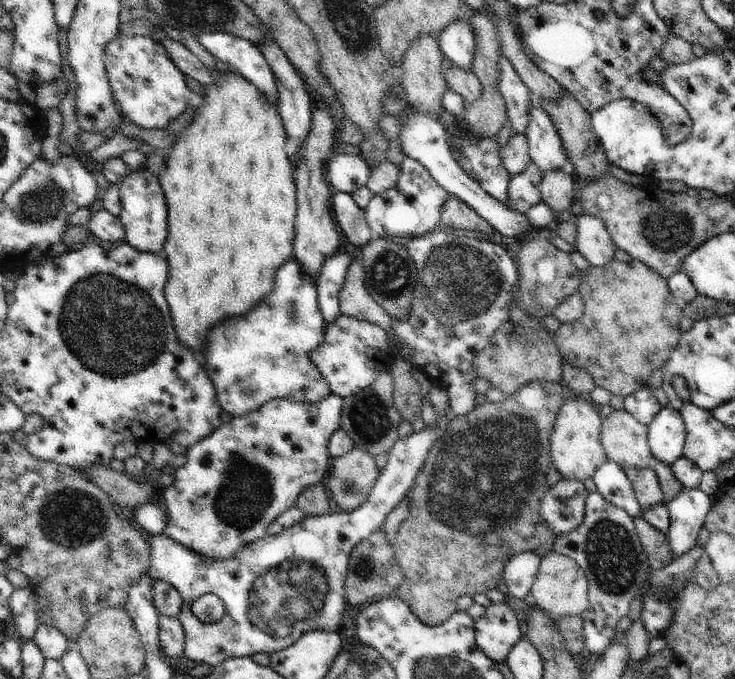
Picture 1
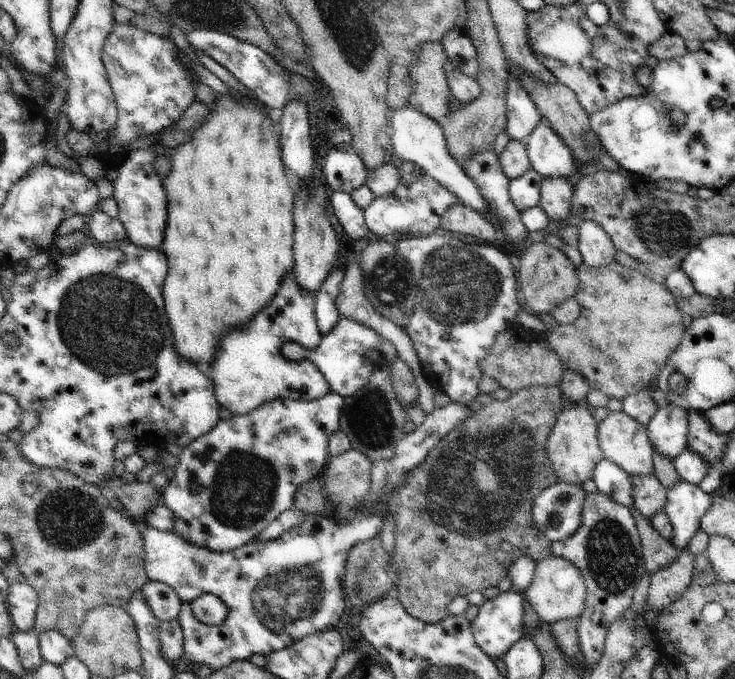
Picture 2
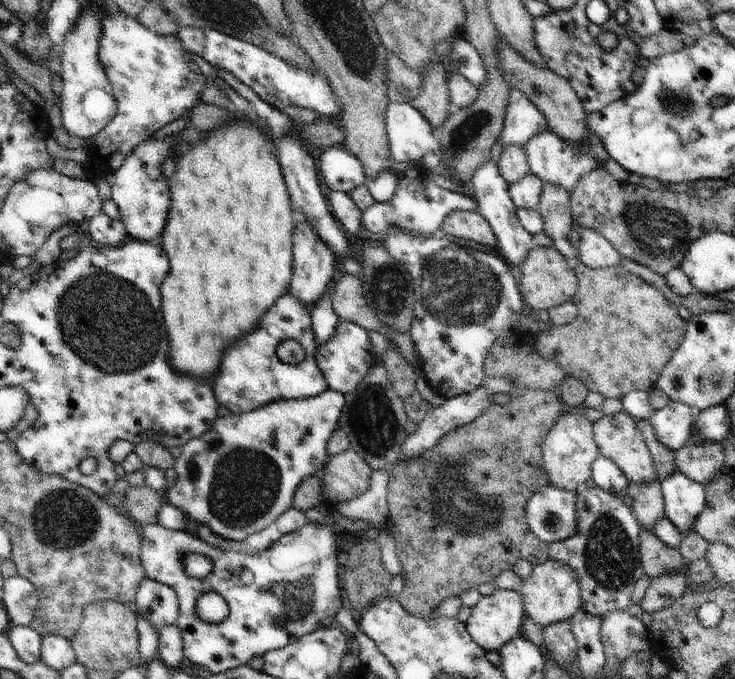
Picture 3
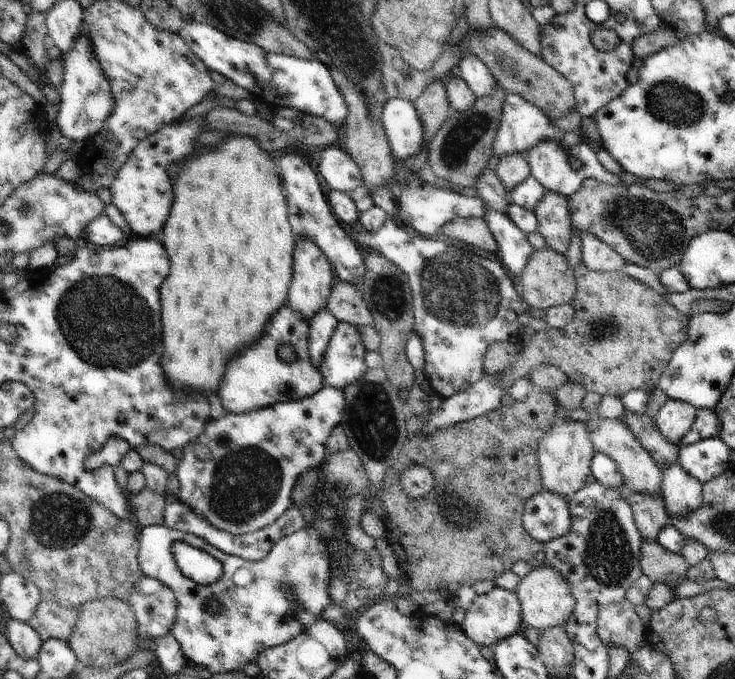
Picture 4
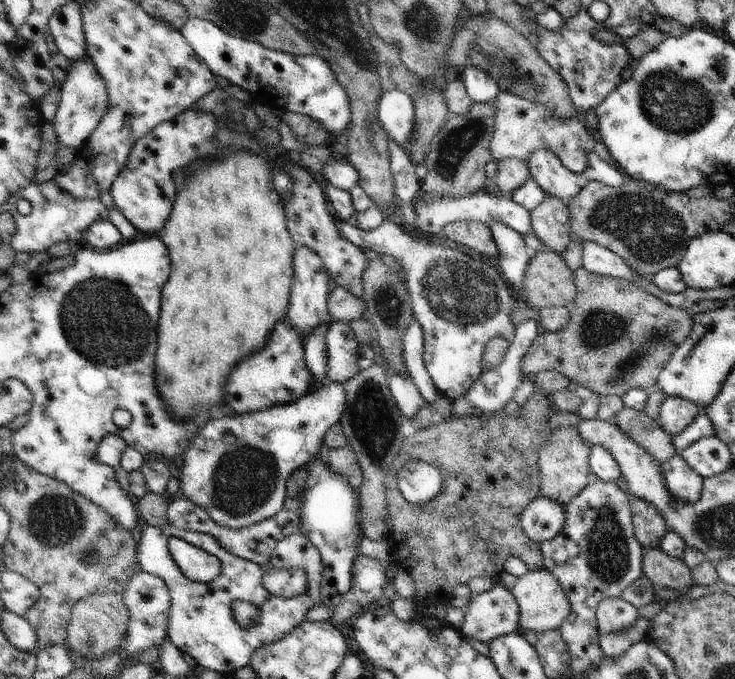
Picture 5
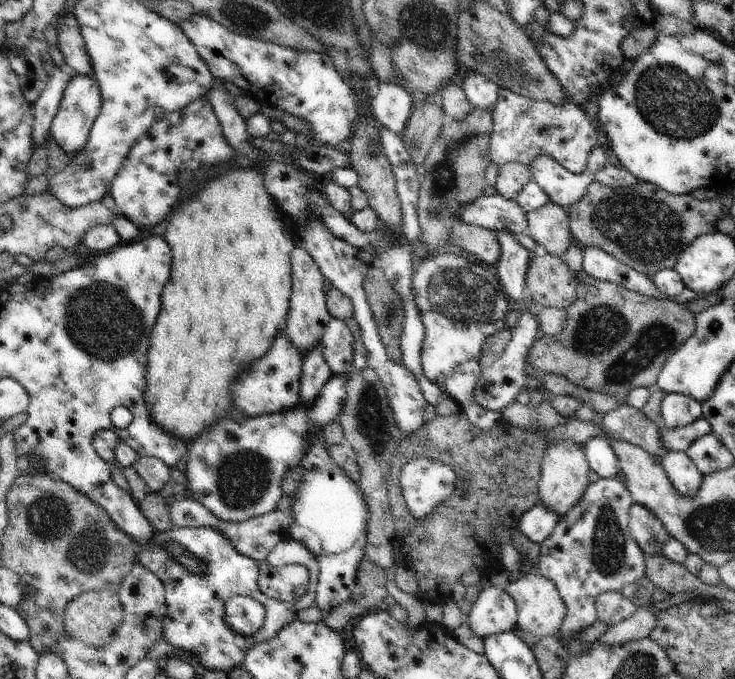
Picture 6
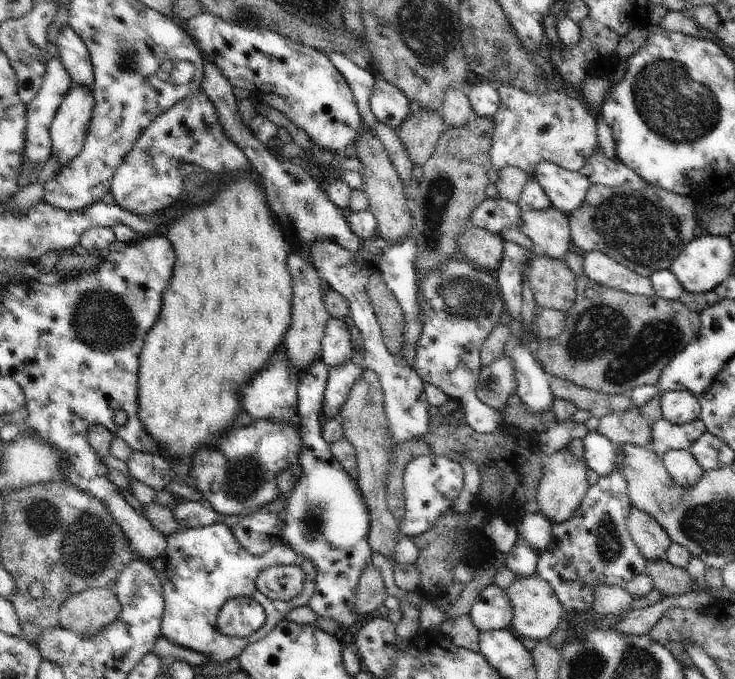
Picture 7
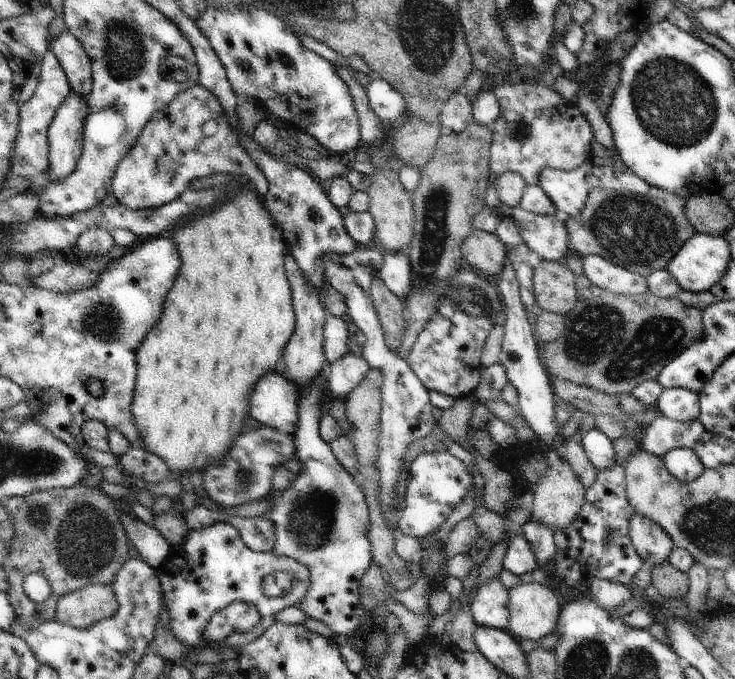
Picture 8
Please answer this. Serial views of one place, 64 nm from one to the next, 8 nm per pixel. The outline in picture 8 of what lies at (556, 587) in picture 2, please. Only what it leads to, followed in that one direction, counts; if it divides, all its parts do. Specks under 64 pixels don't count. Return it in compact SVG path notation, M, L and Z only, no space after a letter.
M535 579L528 584L516 584L509 590L509 596L510 619L506 630L512 636L540 643L542 638L553 633L560 616L560 600L553 588L548 588L543 581Z

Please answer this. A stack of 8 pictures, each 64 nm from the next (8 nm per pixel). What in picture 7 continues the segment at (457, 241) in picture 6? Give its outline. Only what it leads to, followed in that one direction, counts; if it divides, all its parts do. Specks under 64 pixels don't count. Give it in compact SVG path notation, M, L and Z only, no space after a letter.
M471 226L456 238L459 250L469 260L474 260L486 272L496 274L504 256L504 240L500 233L492 233Z

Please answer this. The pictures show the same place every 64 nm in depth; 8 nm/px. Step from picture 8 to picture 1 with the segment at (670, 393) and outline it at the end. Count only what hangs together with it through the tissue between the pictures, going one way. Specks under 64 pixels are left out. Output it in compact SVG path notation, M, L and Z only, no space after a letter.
M663 406L648 428L648 442L654 461L670 467L683 455L686 429L680 411Z

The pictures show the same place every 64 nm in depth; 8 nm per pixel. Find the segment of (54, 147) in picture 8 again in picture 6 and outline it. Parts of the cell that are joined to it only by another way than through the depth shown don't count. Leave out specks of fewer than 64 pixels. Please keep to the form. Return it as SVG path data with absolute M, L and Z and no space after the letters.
M78 74L78 76L71 78L70 84L66 86L49 132L50 138L52 138L68 156L74 157L86 147L92 124L94 124L94 120L96 120L98 114L100 114L102 100L98 82L93 75L88 76L88 74L86 74L86 76L84 76L84 74Z

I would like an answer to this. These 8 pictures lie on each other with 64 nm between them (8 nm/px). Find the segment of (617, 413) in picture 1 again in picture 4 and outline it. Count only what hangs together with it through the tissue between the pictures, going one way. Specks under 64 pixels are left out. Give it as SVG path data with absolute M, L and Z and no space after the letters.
M596 414L586 422L586 430L590 434L590 440L599 452L604 452L606 456L610 456L625 480L624 484L632 490L632 492L644 492L644 494L658 494L662 496L662 479L663 473L658 464L653 460L652 456L641 446L634 432L624 424L622 415L616 419L602 419Z

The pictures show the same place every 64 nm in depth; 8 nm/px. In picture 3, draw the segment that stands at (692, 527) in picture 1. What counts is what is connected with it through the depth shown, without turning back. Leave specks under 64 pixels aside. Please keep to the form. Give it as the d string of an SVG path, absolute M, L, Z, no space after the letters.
M677 469L674 470L674 474L664 478L660 484L665 518L678 528L680 534L688 535L698 514L706 506L704 485L691 480Z

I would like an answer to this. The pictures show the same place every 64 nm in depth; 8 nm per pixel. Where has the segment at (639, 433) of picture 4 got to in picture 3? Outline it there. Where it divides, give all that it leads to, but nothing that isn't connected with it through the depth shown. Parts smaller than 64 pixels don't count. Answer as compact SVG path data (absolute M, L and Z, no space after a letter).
M649 419L635 420L636 428L642 432L644 442L650 450L652 459L656 462L656 472L658 472L658 481L662 482L664 478L668 478L670 474L674 474L676 454L674 450L666 448L662 442L658 442L654 428L650 424Z

